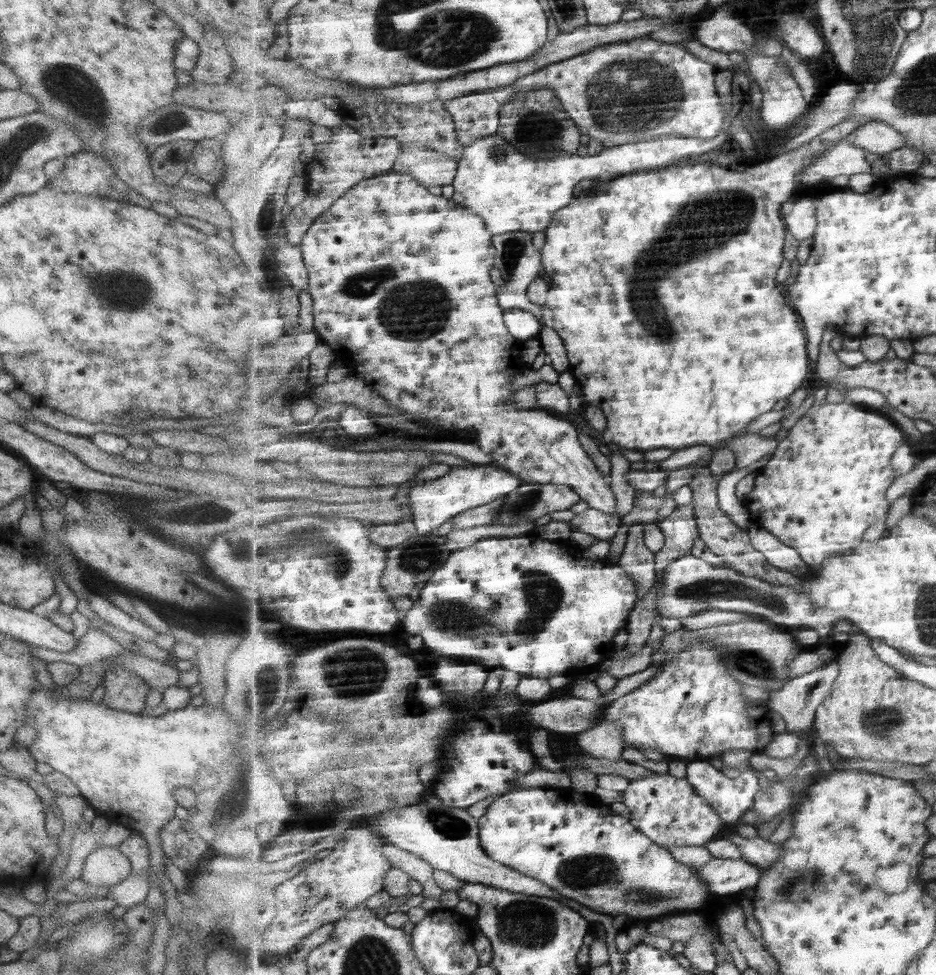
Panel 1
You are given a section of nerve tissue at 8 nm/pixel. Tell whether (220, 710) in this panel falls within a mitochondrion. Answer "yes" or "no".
no

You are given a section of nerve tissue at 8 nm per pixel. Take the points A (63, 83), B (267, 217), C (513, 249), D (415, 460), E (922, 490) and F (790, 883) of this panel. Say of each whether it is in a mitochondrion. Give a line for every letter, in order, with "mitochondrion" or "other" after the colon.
A: mitochondrion
B: mitochondrion
C: mitochondrion
D: other
E: other
F: mitochondrion

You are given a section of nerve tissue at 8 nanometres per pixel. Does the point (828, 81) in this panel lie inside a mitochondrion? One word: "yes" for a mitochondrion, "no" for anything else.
no

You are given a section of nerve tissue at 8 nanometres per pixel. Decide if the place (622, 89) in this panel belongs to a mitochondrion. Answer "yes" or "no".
yes

